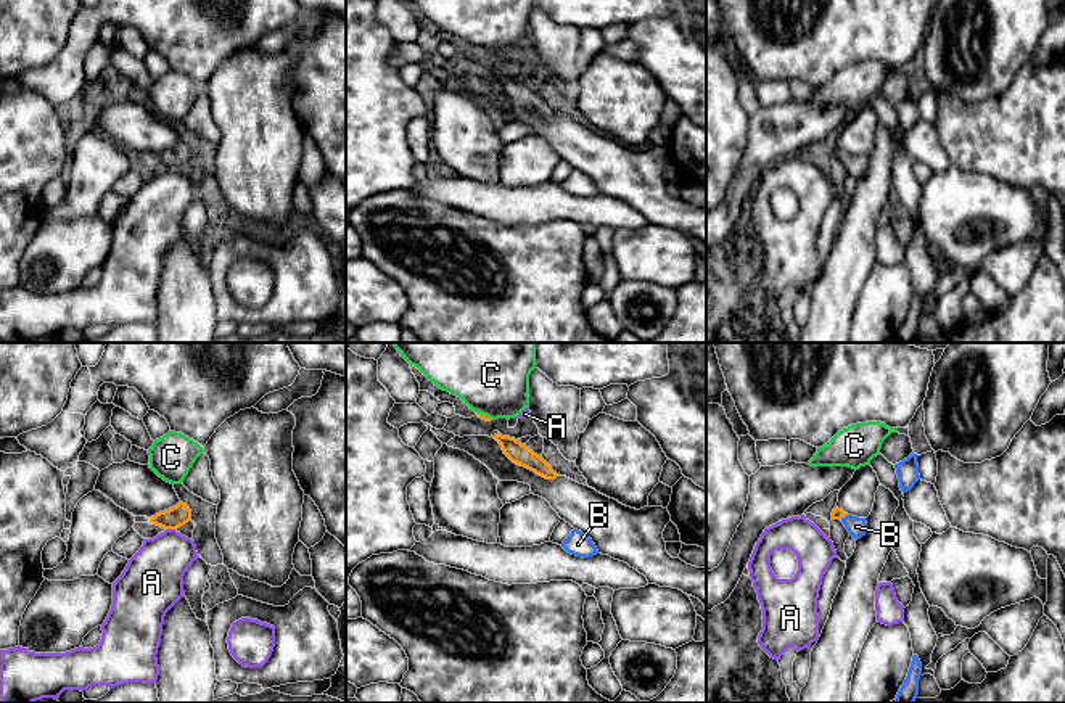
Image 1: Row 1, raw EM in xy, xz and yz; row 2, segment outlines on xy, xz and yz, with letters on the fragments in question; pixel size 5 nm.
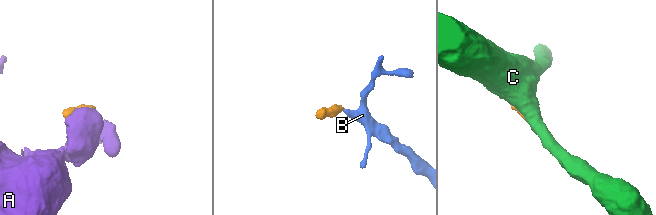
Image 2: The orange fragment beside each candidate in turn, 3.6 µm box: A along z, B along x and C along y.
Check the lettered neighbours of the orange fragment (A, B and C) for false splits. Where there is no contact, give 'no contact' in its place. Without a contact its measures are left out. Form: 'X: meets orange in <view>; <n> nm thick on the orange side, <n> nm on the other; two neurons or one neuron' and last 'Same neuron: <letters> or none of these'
A: meets orange in xy; 110 nm thick on the orange side, 280 nm on the other; two neurons
B: meets orange in yz; 60 nm thick on the orange side, 100 nm on the other; one neuron
C: meets orange in xz; 20 nm thick on the orange side, 280 nm on the other; two neurons
Same neuron: B

